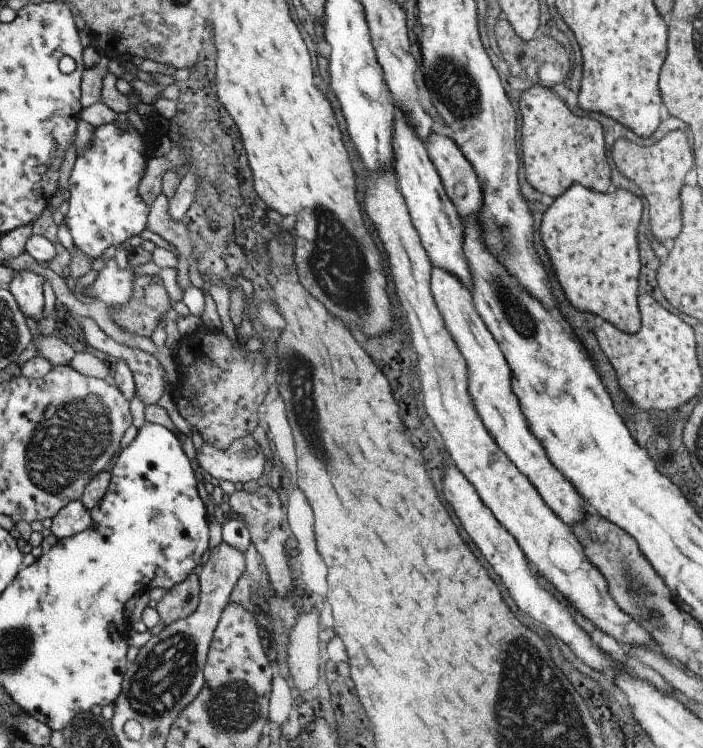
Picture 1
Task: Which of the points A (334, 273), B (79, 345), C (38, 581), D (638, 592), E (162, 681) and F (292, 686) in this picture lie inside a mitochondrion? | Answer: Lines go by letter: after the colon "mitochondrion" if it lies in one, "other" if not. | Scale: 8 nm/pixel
A: mitochondrion
B: other
C: other
D: mitochondrion
E: mitochondrion
F: other

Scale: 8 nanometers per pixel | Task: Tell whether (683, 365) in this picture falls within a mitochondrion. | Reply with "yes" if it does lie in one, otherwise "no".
no

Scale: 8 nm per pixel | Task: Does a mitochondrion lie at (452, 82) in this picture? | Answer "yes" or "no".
yes

